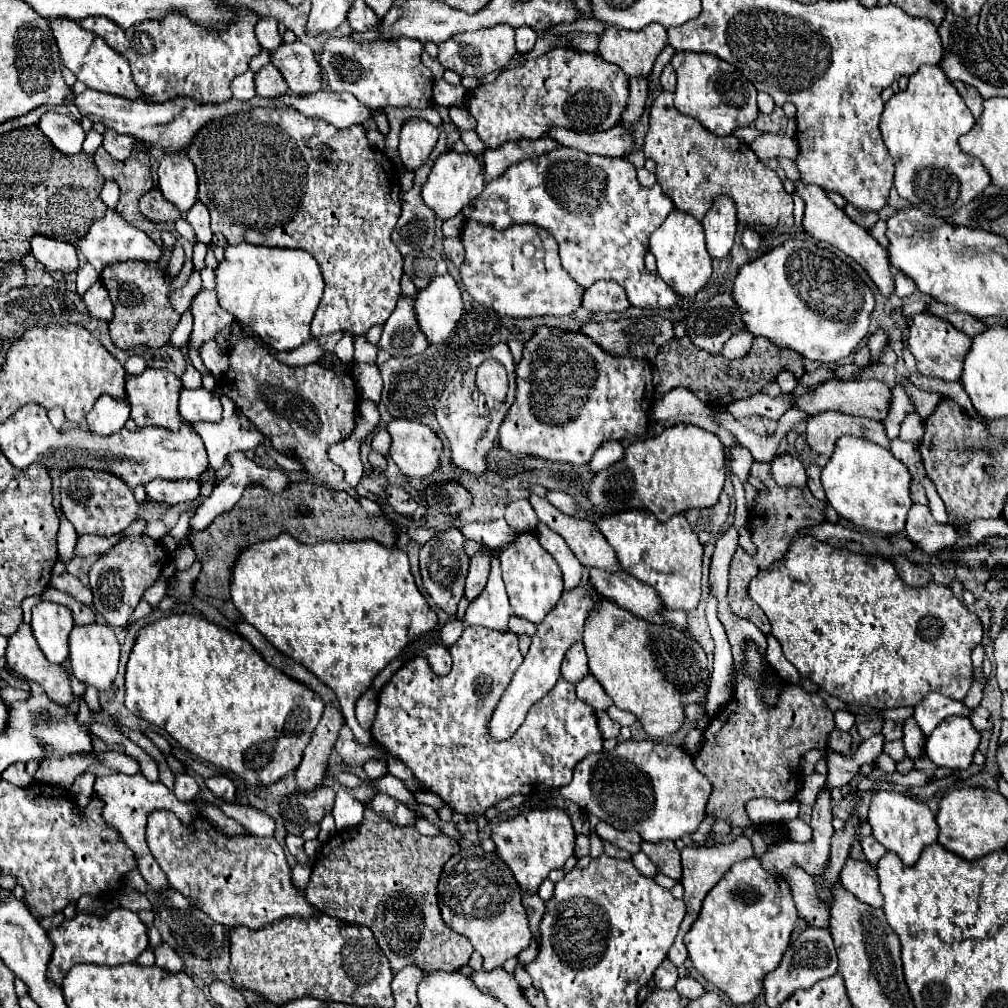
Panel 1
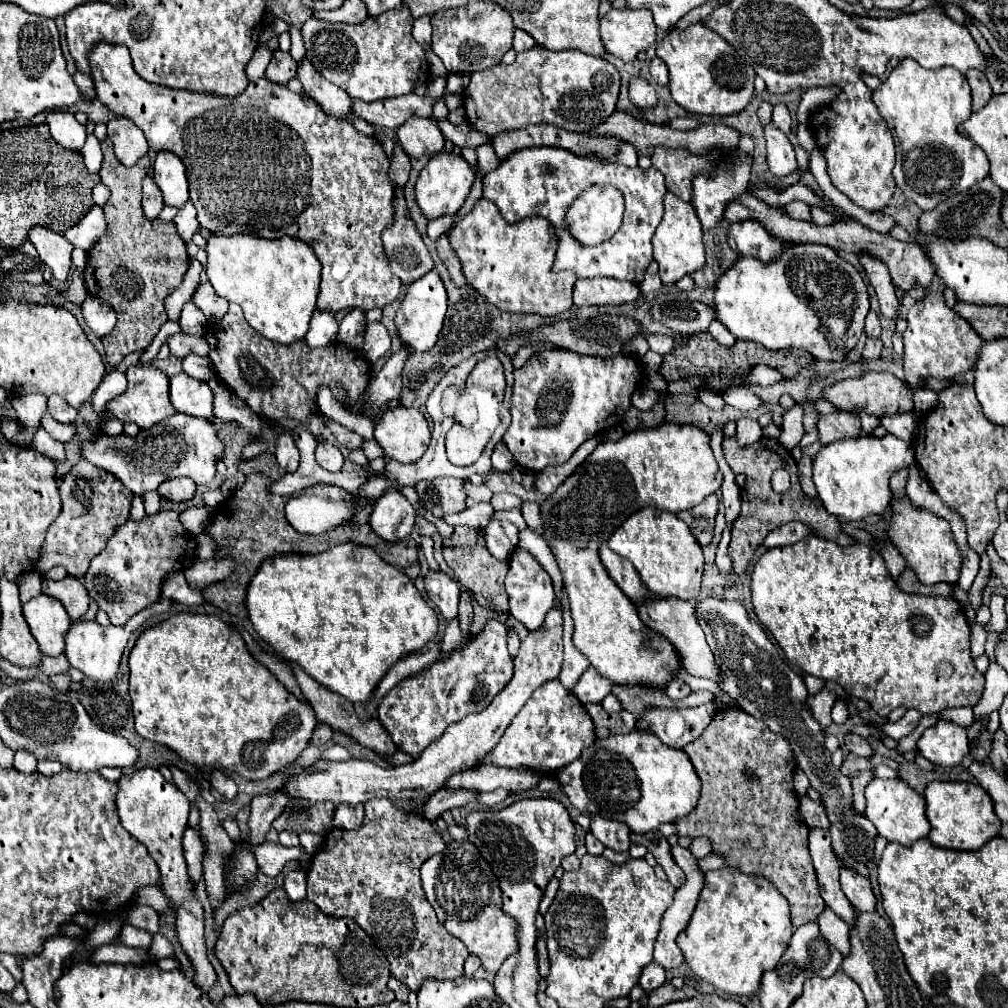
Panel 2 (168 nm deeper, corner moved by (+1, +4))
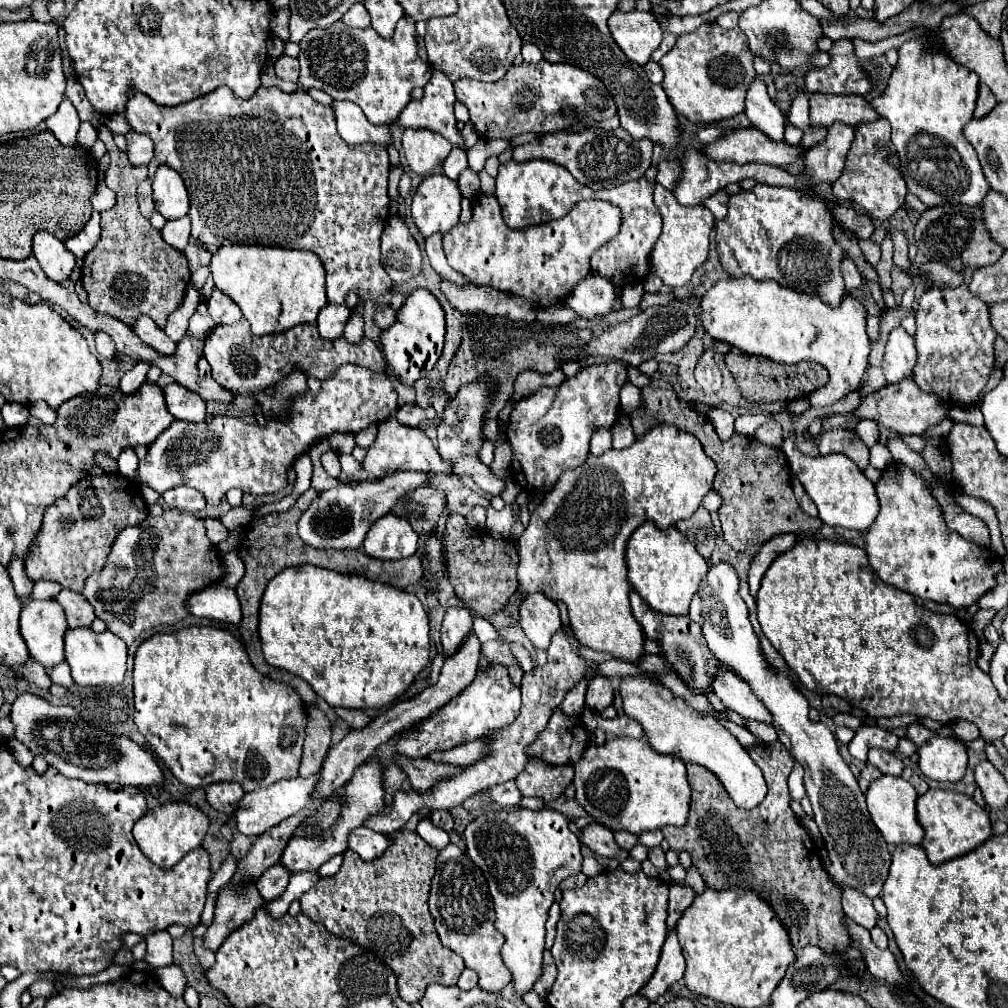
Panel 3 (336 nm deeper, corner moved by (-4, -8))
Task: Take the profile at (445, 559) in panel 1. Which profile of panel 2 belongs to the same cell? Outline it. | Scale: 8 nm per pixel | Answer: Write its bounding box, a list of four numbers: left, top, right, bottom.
[423,571,461,619]

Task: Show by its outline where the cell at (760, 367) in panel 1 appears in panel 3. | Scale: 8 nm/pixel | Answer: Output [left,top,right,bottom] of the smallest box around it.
[726,349,828,401]

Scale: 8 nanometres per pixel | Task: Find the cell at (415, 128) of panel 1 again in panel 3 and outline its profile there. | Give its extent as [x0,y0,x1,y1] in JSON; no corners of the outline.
[402,129,452,175]

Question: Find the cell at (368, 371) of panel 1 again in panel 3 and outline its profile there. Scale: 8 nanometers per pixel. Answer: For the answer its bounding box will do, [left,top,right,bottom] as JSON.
[374,305,396,329]

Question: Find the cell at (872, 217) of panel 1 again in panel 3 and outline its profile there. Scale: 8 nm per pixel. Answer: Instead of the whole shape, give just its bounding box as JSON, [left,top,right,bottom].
[890,229,910,273]

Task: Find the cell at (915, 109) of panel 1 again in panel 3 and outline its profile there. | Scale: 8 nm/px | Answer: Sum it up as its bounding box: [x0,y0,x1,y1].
[870,31,990,207]

